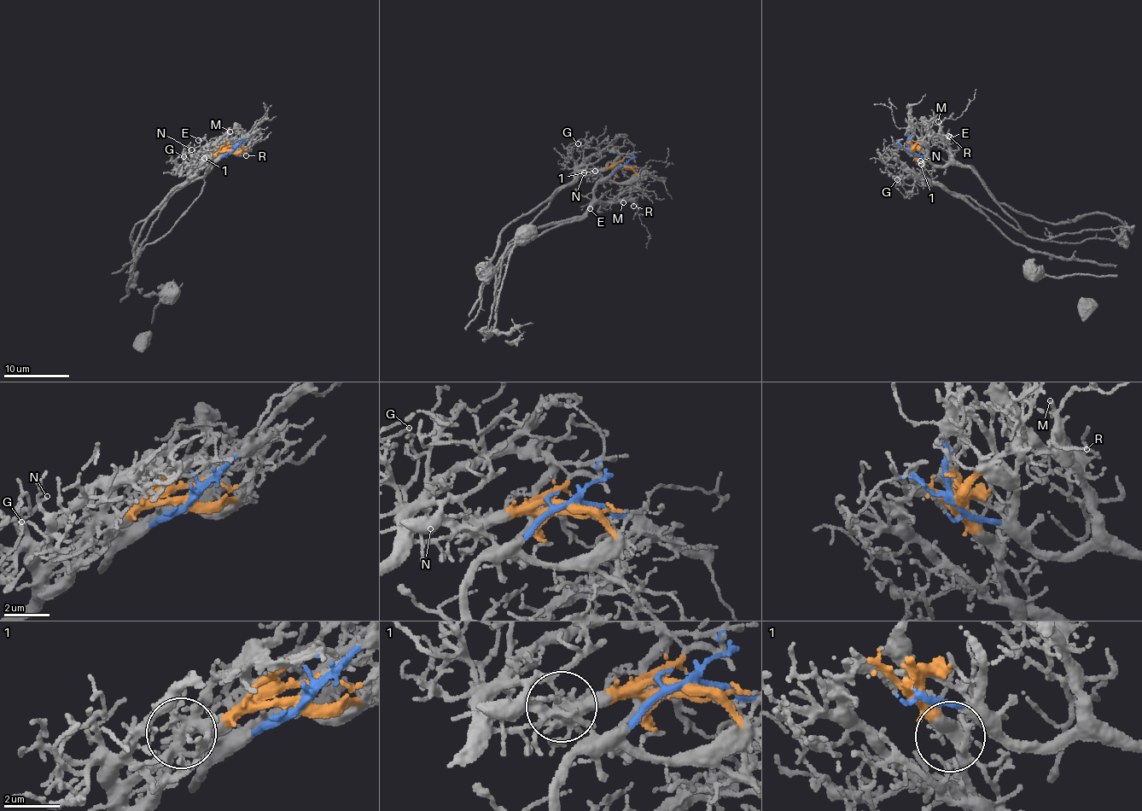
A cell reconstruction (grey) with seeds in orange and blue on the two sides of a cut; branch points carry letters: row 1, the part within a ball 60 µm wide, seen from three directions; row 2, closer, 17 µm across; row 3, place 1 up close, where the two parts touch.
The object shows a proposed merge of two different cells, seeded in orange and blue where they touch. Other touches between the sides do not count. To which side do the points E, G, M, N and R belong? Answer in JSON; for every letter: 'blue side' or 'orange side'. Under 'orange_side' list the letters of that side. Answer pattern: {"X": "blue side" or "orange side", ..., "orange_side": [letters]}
{"E": "blue side", "G": "orange side", "M": "blue side", "N": "orange side", "R": "blue side", "orange_side": ["G", "N"]}

